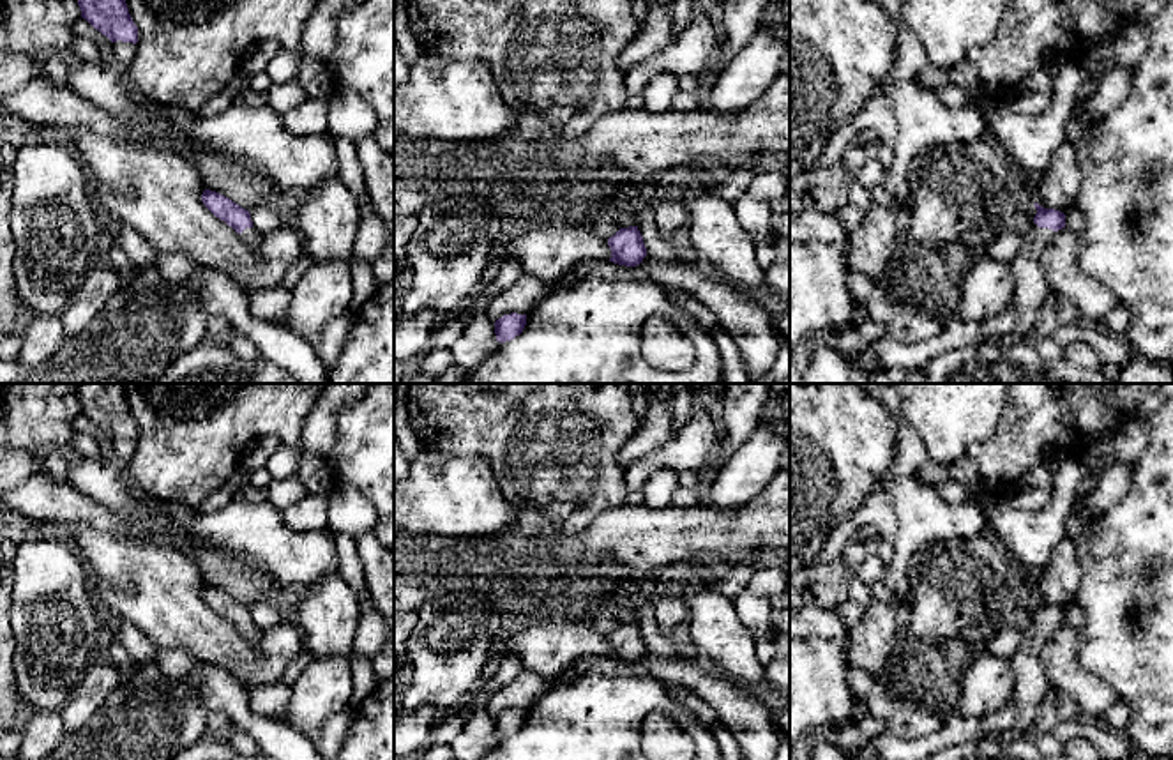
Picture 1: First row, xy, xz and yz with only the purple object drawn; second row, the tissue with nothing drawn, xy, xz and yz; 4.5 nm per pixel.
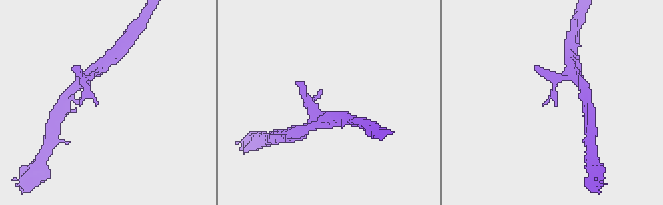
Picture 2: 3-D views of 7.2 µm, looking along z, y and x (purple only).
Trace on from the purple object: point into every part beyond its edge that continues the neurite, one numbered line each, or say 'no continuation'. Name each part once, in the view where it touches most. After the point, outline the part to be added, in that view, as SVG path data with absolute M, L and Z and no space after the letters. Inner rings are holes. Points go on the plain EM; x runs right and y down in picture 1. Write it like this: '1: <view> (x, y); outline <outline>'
1: yz (1027, 661); outline M1035 619L1023 629L1019 647L1010 657L1016 689L1009 703L1018 711L1014 730L1023 732L1035 725L1037 711L1048 693L1042 652L1056 627Z

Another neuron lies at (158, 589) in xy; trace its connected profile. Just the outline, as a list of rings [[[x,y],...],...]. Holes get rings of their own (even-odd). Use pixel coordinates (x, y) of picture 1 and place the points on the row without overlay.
[[[0,451],[0,521],[26,537],[55,534],[74,543],[97,583],[106,615],[132,622],[159,650],[182,647],[198,665],[228,670],[247,689],[283,682],[286,666],[304,650],[304,635],[295,622],[261,629],[251,645],[203,601],[205,580],[185,551],[87,523],[34,525],[2,505],[4,493],[44,475],[49,475],[44,465],[28,452]]]

